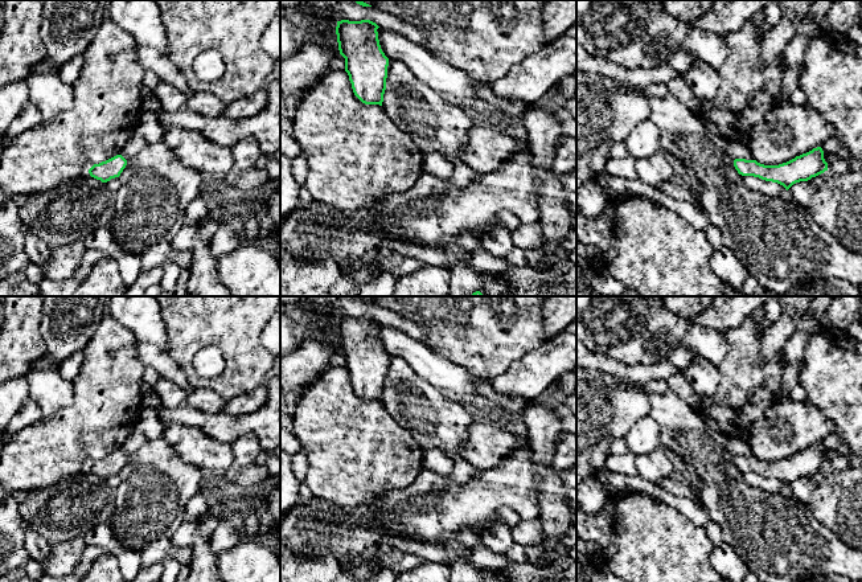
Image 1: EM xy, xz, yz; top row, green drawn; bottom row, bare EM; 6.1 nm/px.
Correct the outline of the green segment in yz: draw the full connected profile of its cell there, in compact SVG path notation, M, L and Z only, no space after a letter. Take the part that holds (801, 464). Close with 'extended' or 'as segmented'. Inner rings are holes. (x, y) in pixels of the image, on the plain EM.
M821 443L779 462L764 462L756 456L735 455L734 463L742 472L754 472L777 479L787 487L796 479L808 478L828 467L828 459L824 455Z; as segmented

